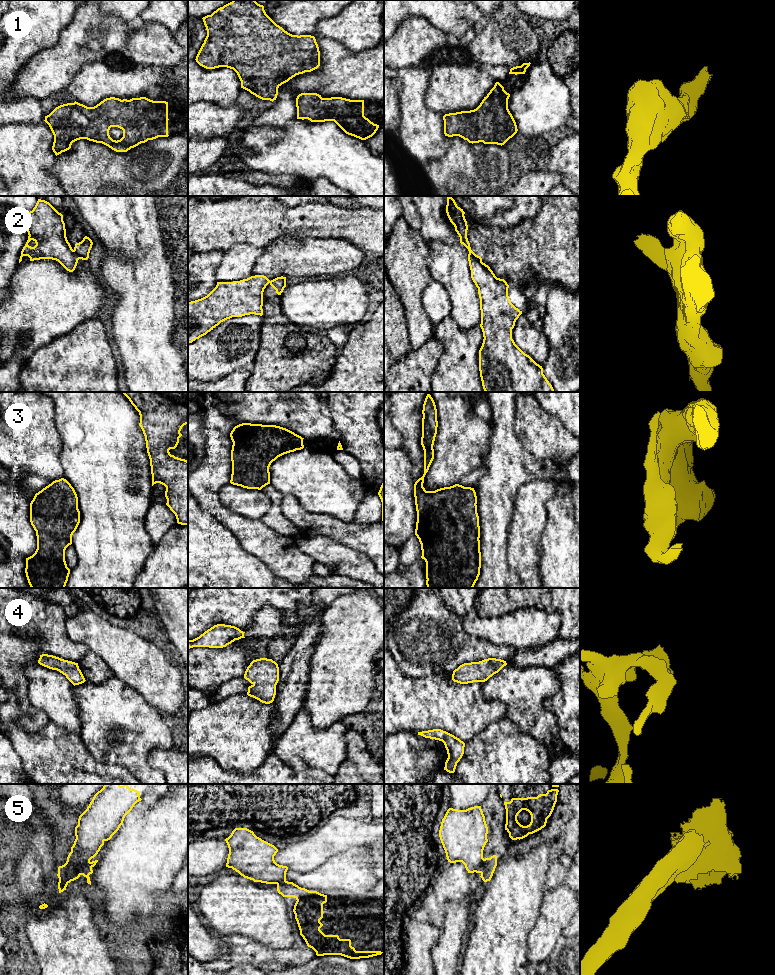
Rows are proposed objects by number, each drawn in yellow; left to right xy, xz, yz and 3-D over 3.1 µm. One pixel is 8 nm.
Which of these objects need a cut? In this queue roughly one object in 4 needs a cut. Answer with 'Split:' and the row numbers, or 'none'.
Split: 2, 5

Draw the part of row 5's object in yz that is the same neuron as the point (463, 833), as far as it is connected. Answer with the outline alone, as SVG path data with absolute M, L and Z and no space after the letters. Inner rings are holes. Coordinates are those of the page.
M481 806L466 810L449 808L439 830L448 862L462 862L468 873L481 873L487 834Z

